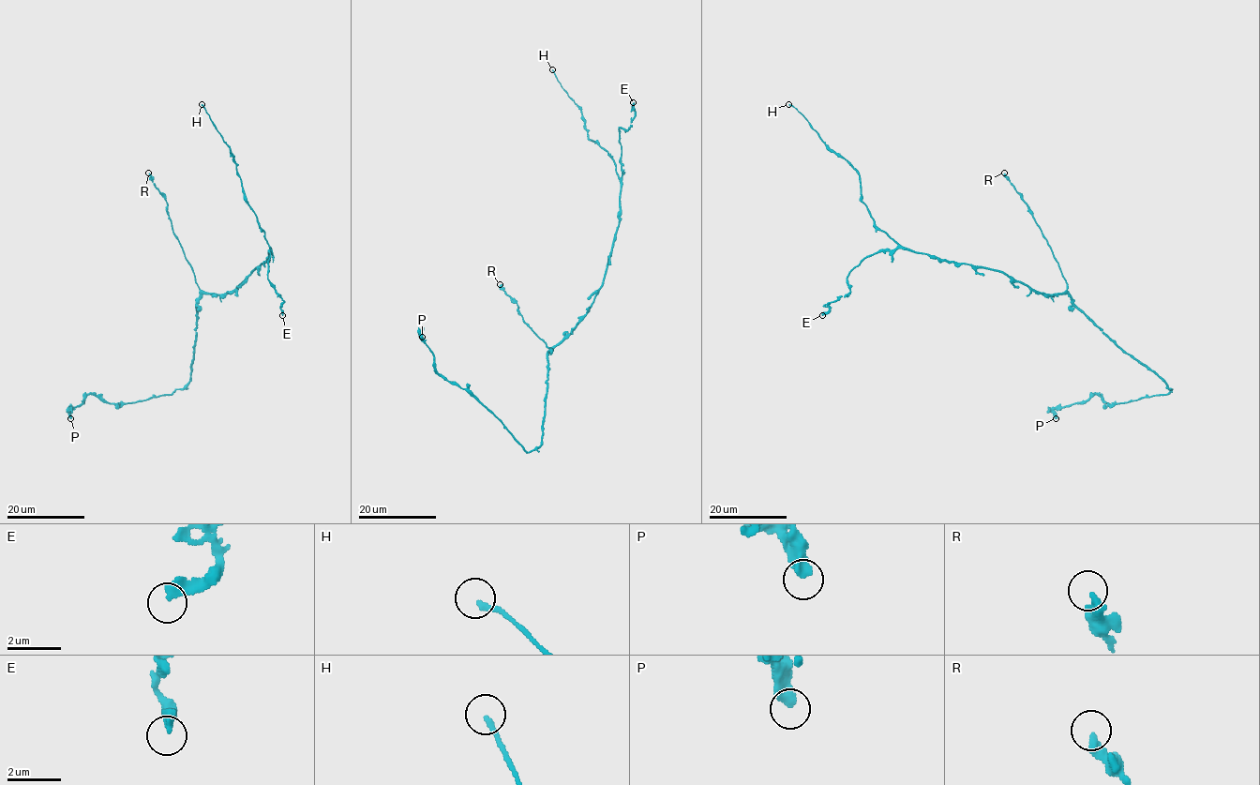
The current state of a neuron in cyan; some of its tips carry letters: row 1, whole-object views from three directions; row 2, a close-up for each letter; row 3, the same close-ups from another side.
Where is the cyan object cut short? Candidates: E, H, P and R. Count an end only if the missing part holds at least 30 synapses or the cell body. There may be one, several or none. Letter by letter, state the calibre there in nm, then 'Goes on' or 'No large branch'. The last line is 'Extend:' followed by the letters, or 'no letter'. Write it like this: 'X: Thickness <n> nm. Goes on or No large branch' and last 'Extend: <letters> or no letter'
E: Thickness 320 nm. No large branch
H: Thickness 200 nm. No large branch
P: Thickness 400 nm. No large branch
R: Thickness 320 nm. No large branch
Extend: no letter

